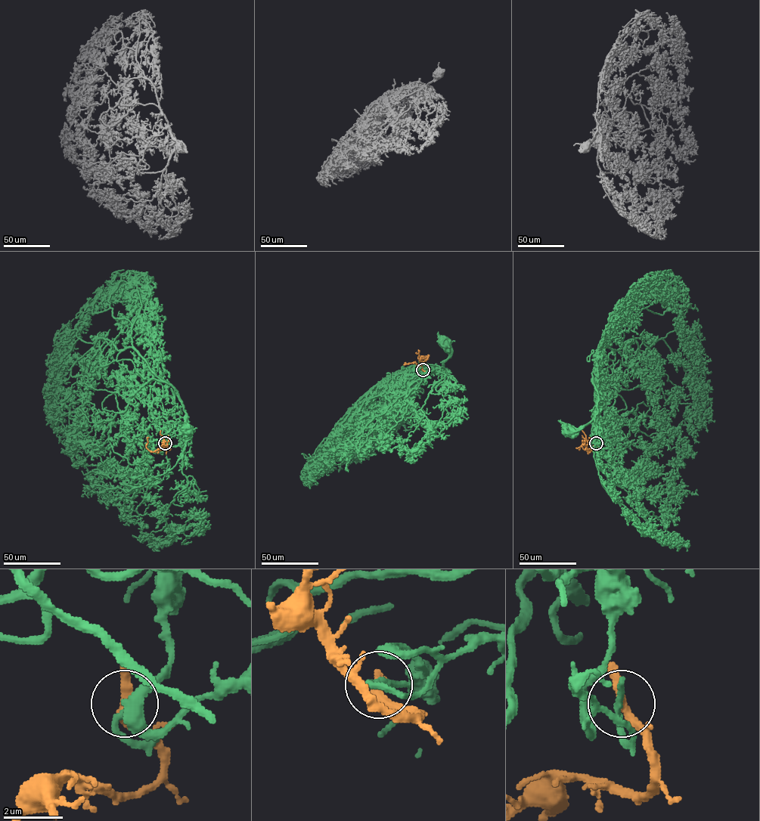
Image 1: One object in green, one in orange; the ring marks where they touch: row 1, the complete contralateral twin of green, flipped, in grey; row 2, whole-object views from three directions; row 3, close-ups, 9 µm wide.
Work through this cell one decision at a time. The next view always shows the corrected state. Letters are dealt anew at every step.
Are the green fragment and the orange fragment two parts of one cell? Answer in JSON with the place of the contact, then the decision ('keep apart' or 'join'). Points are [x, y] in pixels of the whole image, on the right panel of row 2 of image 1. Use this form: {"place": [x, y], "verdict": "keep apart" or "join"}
{"place": [596, 443], "verdict": "keep apart"}

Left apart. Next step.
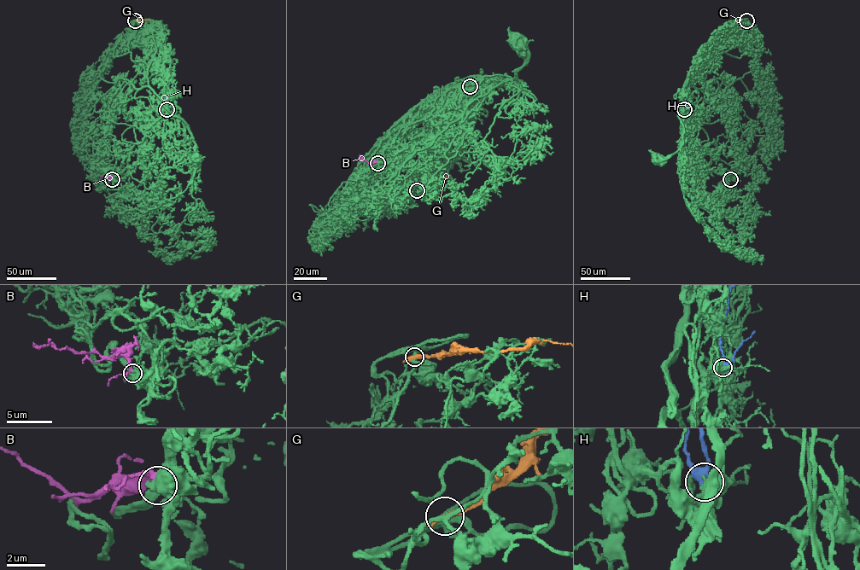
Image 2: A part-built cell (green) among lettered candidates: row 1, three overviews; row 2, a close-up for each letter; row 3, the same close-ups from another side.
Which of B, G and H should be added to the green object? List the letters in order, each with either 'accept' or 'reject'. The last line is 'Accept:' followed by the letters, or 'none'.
B: reject
G: reject
H: reject
Accept: none

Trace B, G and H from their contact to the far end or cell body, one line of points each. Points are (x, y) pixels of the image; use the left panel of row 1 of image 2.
B: (112, 179), (101, 176)
G: (135, 20), (152, 20), (154, 21)
H: (166, 109), (164, 96)

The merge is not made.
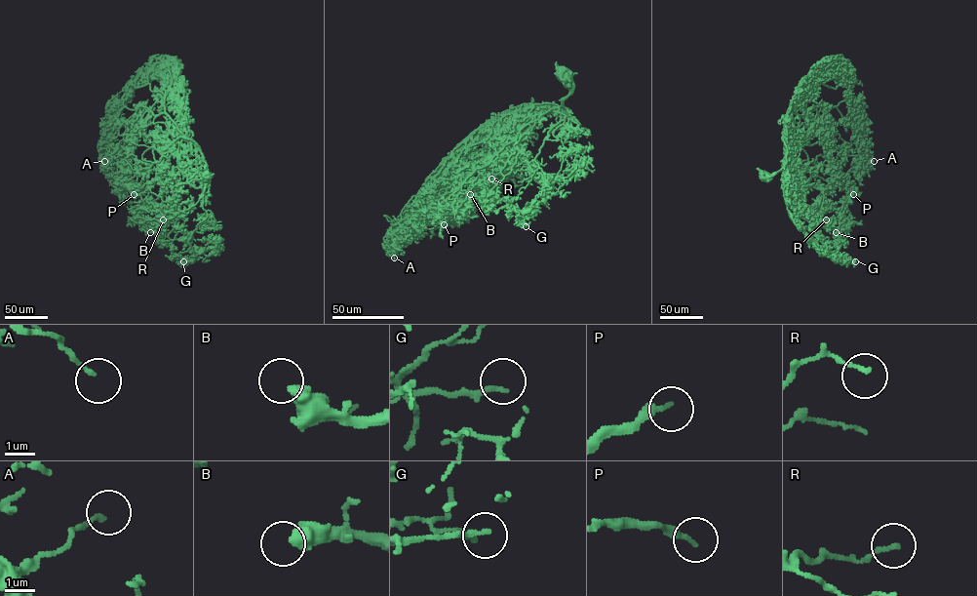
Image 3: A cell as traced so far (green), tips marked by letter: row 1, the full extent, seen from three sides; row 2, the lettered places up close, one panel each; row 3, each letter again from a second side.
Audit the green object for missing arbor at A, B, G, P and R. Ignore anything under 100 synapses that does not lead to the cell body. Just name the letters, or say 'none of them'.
none of them

